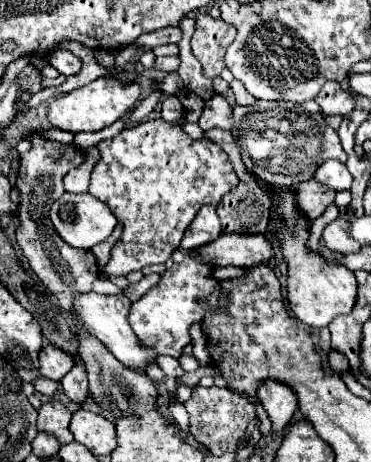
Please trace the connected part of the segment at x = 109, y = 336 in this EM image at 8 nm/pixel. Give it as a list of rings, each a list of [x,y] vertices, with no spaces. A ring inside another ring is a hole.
[[[94,291],[78,293],[74,297],[72,309],[78,315],[78,319],[82,321],[84,329],[88,329],[88,333],[92,333],[96,339],[100,339],[112,351],[112,355],[116,359],[120,359],[124,365],[144,369],[148,363],[156,361],[158,355],[152,353],[152,349],[144,349],[140,345],[140,341],[136,341],[136,335],[134,335],[132,327],[128,325],[128,319],[126,319],[128,309],[130,309],[130,301],[122,293],[118,293],[118,295],[98,295]]]

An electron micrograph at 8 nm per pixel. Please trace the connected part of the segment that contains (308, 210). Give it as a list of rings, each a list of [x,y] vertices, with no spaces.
[[[310,179],[296,185],[296,197],[298,197],[298,209],[312,221],[320,217],[330,203],[334,203],[336,191]]]

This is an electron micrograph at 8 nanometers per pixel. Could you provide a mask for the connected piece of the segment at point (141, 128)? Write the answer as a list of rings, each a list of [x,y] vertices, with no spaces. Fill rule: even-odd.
[[[150,119],[150,121],[138,123],[136,127],[128,127],[128,129],[124,129],[122,133],[114,135],[114,137],[110,137],[110,139],[104,139],[104,141],[100,141],[100,143],[96,145],[98,151],[100,151],[100,159],[98,159],[98,163],[96,163],[94,169],[92,169],[92,181],[90,181],[88,193],[92,193],[94,197],[98,197],[102,203],[106,203],[106,205],[110,207],[110,211],[114,213],[114,217],[118,219],[118,223],[122,225],[122,237],[120,237],[120,241],[112,247],[112,257],[110,257],[106,269],[104,269],[104,275],[128,275],[130,271],[138,271],[138,269],[142,269],[142,267],[146,267],[146,265],[152,265],[152,263],[166,263],[166,261],[170,259],[170,255],[180,247],[180,241],[182,241],[182,237],[184,237],[184,231],[188,229],[188,225],[192,223],[192,219],[196,217],[196,213],[200,211],[200,207],[204,207],[204,205],[214,205],[214,207],[216,207],[216,205],[222,201],[222,197],[224,197],[230,189],[234,189],[234,187],[238,185],[240,179],[238,179],[238,175],[234,173],[234,167],[230,165],[226,153],[224,153],[214,141],[210,141],[210,139],[192,139],[192,137],[188,137],[186,131],[184,131],[184,123],[186,123],[186,119],[180,119],[180,121],[174,121],[174,123],[164,121],[164,119]]]

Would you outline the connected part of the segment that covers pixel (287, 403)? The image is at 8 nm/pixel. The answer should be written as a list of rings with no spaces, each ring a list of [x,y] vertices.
[[[268,381],[260,385],[258,397],[272,421],[272,435],[280,435],[298,409],[296,395],[286,385],[280,385],[278,381]]]

